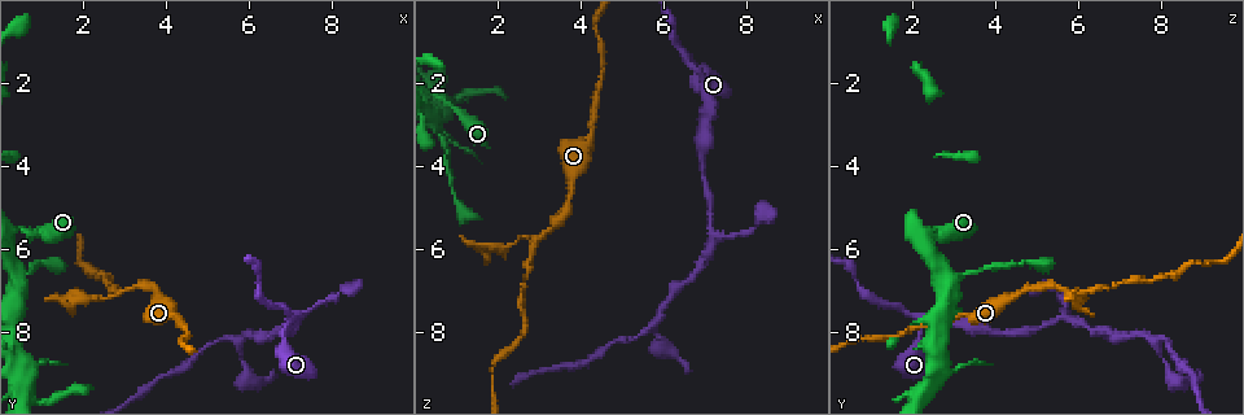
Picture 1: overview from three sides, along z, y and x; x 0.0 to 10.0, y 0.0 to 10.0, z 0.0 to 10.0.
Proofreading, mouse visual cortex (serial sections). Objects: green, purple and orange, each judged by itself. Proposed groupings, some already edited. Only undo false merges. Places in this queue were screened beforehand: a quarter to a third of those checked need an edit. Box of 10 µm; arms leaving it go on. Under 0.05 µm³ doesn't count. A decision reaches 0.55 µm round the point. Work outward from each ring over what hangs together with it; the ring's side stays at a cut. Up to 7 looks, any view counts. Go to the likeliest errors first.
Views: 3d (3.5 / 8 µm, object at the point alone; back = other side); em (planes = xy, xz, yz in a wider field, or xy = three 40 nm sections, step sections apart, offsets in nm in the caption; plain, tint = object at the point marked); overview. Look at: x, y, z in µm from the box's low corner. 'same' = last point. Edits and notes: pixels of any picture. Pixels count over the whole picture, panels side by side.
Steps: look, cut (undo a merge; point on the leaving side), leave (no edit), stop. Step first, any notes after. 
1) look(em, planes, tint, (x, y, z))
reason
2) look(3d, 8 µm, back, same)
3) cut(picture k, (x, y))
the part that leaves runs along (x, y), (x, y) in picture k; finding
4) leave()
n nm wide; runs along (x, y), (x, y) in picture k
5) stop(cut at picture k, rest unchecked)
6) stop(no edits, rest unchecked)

look(3d, 3.5 µm, (7.05, 7.85, 2.15))

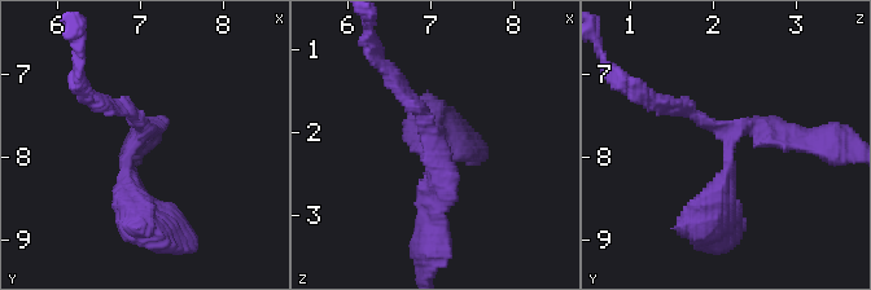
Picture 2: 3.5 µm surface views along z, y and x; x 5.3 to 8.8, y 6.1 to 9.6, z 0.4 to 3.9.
look(em, xy, step 1, tint, (6.95, 7.80, 2.20))
3 arms; arms of 150, 150, 400 nm; now the EM

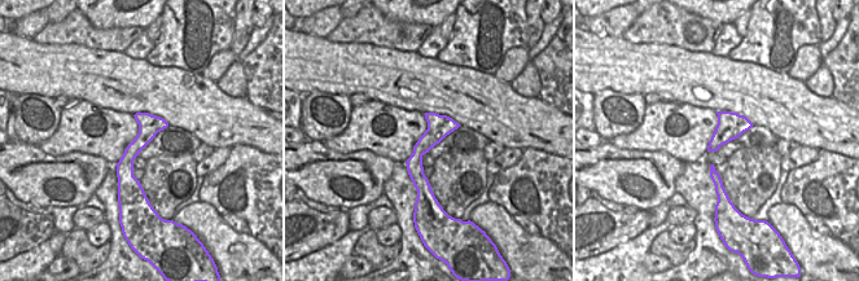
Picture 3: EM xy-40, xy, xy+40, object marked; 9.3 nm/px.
look(em, xy, step 5, tint, same)

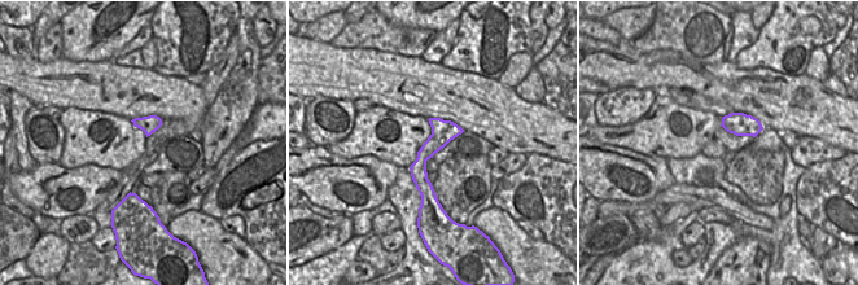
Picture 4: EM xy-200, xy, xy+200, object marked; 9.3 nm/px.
leave()
220 nm wide; runs along (718, 220), (738, 128), (801, 140) in picture 2; all the same cell

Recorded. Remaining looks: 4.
look(3d, 3.5 µm, (3.00, 7.05, 5.85))
thin neck

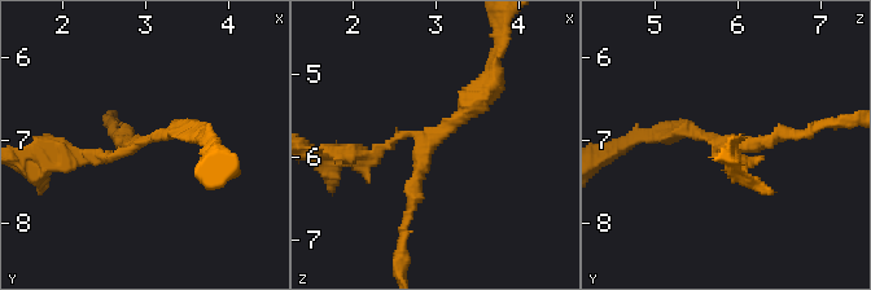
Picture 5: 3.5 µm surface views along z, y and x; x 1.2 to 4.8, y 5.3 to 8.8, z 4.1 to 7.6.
look(em, xy, step 1, plain, (2.95, 7.05, 5.75))

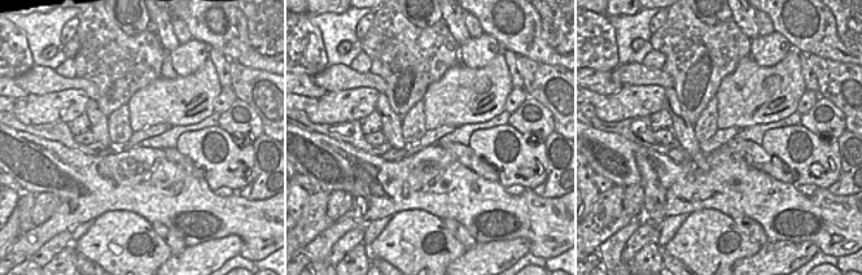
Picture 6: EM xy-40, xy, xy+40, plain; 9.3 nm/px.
look(em, xy, step 1, tint, same)
where the object lies

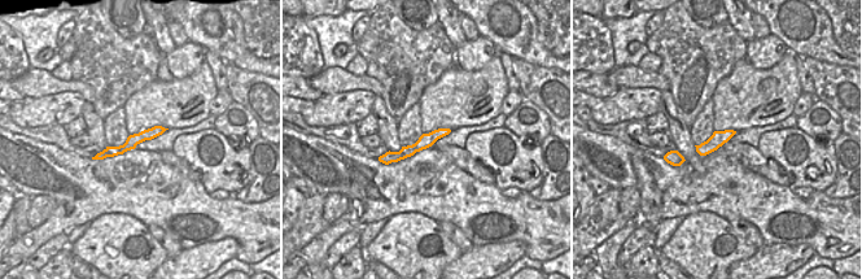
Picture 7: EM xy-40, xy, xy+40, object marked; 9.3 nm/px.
cut(picture 5, (371, 154))
two cells meet here

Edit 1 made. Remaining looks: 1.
stop(cut at picture 5, rest unchecked)

